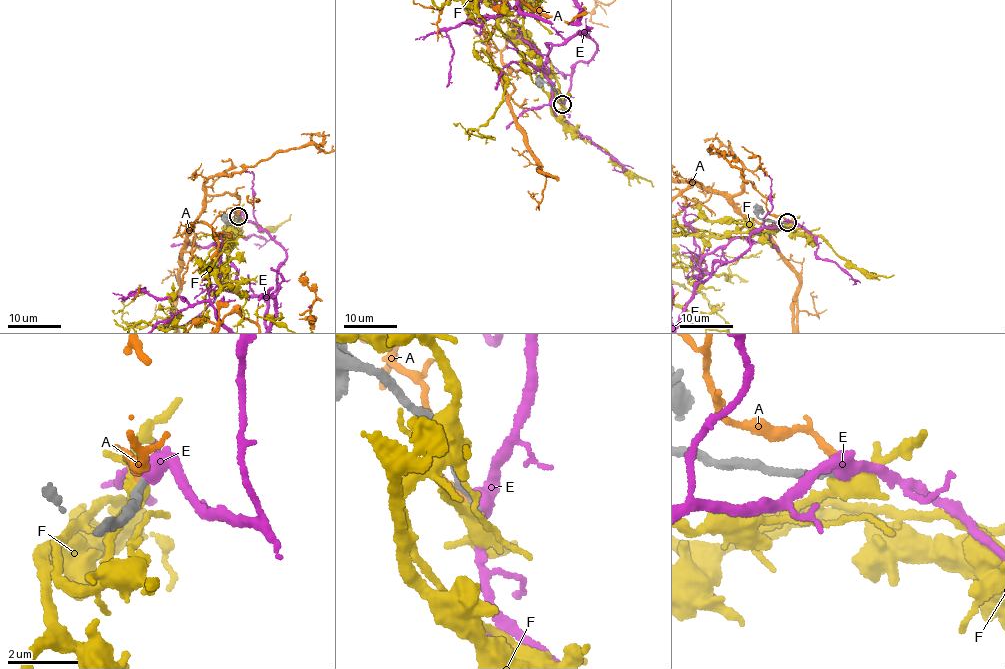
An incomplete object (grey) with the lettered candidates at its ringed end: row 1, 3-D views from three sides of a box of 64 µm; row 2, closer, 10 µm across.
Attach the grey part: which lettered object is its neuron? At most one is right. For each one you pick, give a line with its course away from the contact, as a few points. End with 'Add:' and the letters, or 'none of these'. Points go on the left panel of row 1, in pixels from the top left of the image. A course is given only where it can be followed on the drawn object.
Add: none of these

